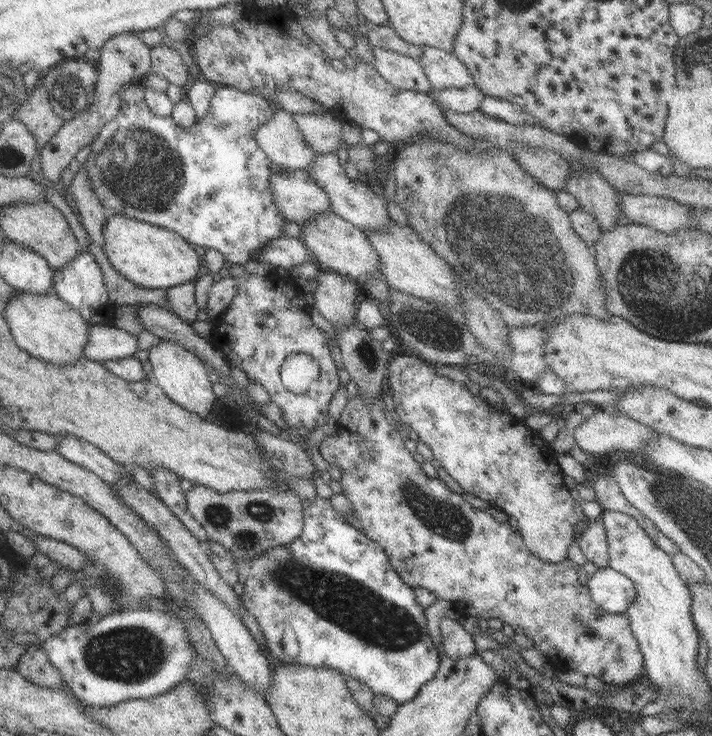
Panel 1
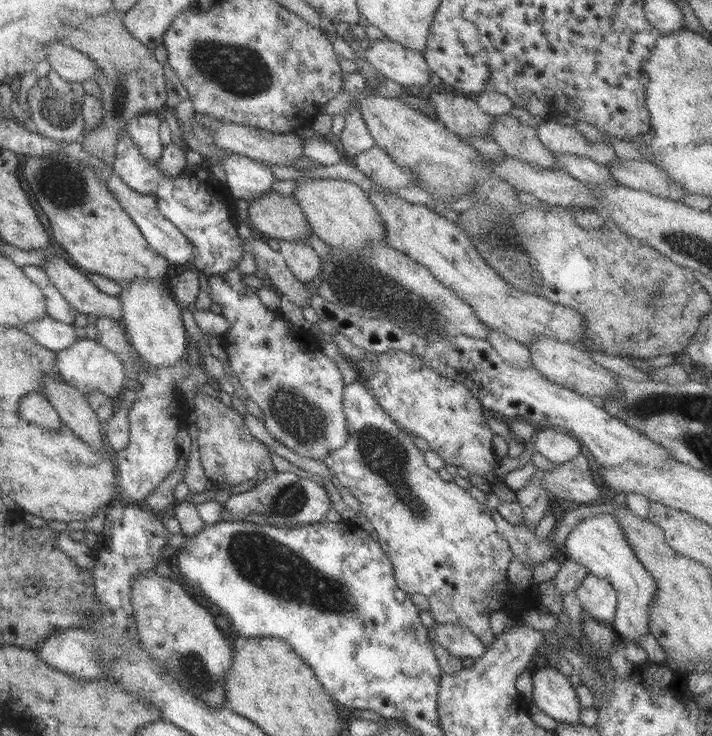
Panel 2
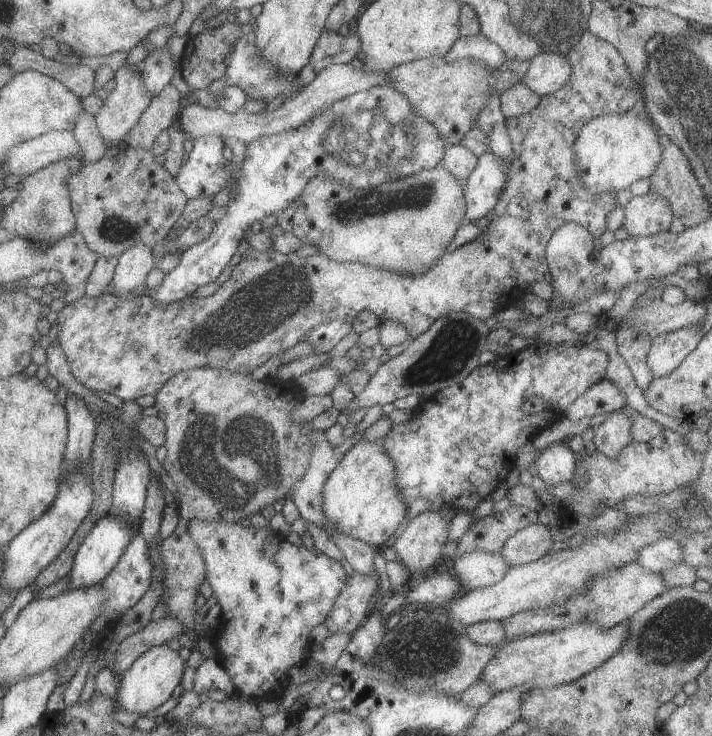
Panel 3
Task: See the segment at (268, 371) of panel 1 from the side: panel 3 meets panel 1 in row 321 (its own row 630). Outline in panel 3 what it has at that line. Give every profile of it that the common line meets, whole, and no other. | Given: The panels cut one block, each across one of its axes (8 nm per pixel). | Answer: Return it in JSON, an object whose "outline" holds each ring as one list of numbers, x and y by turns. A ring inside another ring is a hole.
{"outline":[[196,518,188,526,192,540,202,550,207,566,206,579,221,606,220,621,211,633,220,663,232,678,237,693,249,700,277,699,283,688,290,685,290,668,303,664,310,657,310,632,326,622,346,584,347,575,340,560,318,550,312,552,303,545,293,545,270,526,244,528,240,523,202,522]]}

